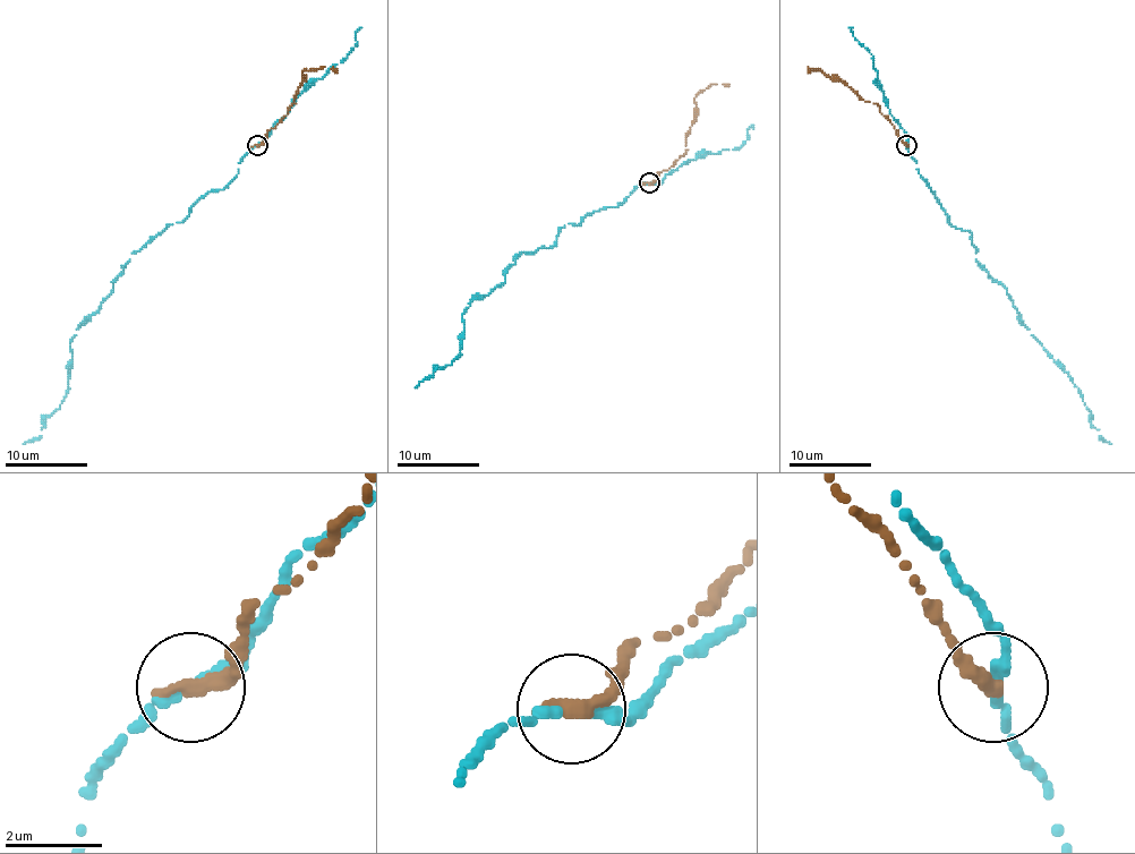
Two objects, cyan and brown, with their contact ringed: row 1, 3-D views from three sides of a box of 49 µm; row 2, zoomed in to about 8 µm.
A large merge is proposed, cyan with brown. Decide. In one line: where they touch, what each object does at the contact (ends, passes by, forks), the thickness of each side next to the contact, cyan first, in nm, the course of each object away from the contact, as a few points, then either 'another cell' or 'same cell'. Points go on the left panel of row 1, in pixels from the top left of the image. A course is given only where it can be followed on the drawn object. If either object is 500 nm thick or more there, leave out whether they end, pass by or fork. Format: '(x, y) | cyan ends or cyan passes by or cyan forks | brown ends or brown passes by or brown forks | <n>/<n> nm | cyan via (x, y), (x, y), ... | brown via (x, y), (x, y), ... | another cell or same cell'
(257, 145) | cyan passes by | brown ends | 240/400 nm | cyan via (258, 144), (222, 189), (131, 253), (73, 339), (68, 393), (41, 436), (23, 444) | brown via (257, 144), (265, 141), (267, 131), (293, 103), (304, 80), (304, 70), (321, 67), (336, 73) | another cell

